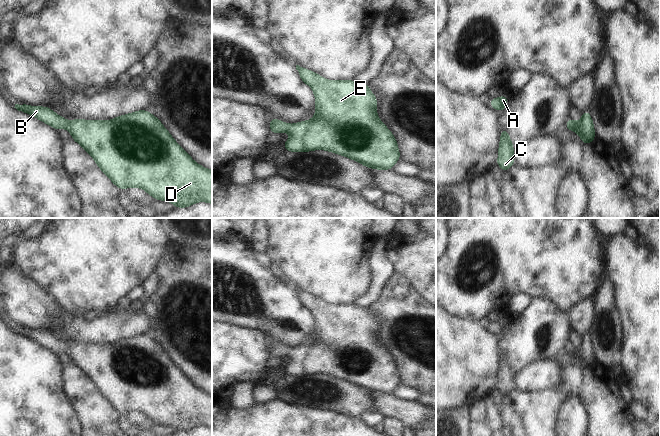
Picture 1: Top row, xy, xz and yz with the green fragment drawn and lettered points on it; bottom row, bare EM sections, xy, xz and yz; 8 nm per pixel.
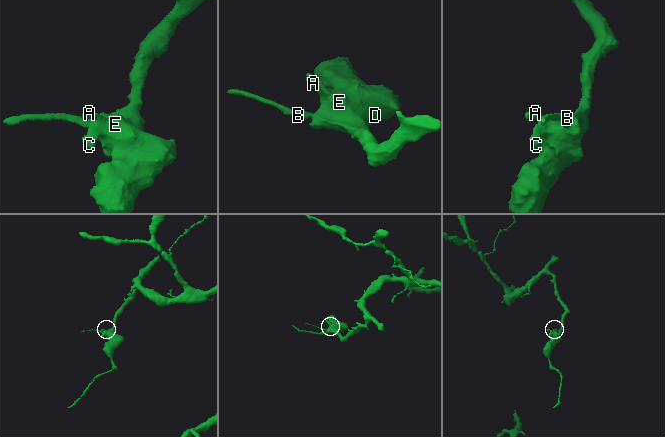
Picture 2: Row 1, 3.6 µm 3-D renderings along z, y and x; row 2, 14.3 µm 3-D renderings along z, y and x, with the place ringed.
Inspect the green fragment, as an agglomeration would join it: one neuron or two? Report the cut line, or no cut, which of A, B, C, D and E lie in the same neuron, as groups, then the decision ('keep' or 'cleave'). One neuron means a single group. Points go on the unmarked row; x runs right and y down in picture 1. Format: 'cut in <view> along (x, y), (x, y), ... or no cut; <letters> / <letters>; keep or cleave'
no cut; A B C D E; keep

